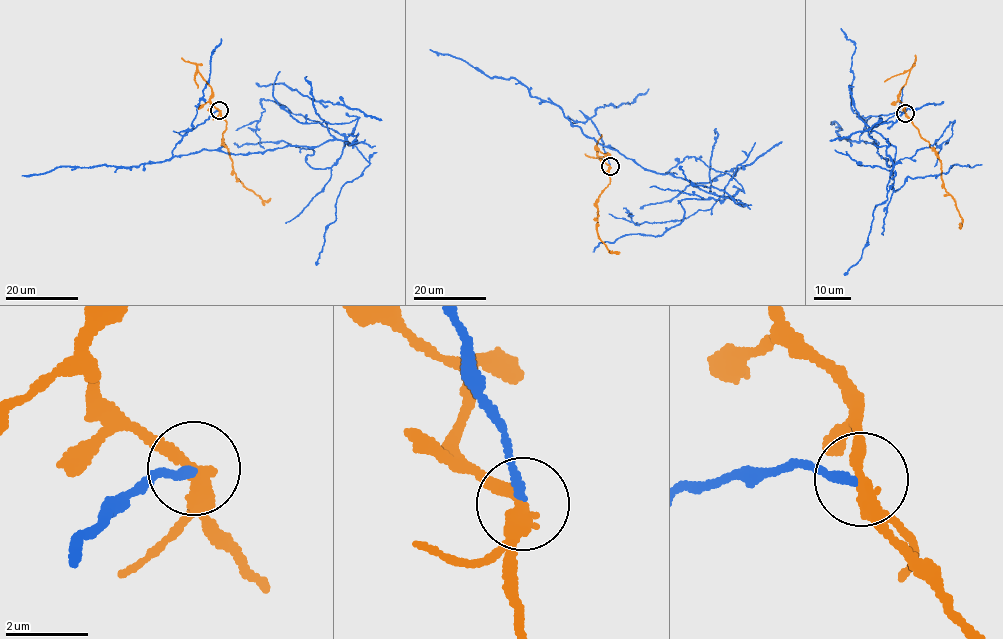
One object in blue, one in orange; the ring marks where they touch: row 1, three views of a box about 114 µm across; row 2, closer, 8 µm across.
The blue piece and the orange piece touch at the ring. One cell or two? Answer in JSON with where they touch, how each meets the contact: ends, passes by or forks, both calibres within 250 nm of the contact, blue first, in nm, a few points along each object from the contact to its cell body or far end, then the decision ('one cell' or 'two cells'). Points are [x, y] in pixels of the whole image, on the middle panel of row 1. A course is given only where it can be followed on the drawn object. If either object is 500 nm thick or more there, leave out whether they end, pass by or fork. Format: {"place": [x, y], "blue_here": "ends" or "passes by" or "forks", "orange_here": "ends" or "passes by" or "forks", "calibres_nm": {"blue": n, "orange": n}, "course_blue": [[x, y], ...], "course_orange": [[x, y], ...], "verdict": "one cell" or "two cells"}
{"place": [610, 166], "blue_here": "ends", "orange_here": "passes by", "calibres_nm": {"blue": 200, "orange": 280}, "course_blue": [[610, 165], [592, 121], [567, 116], [644, 168], [722, 197], [684, 198], [684, 219], [661, 235], [592, 252]], "course_orange": [[610, 166], [610, 183], [600, 193], [596, 205], [598, 216], [596, 228], [610, 252], [619, 253]], "verdict": "two cells"}

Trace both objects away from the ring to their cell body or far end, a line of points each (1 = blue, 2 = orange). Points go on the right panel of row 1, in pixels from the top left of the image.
1: (904, 113), (863, 117), (859, 138), (874, 142), (886, 164), (893, 163), (894, 190), (907, 177), (982, 165)
2: (905, 113), (941, 164), (942, 185), (955, 203), (963, 220), (961, 225), (960, 222)

